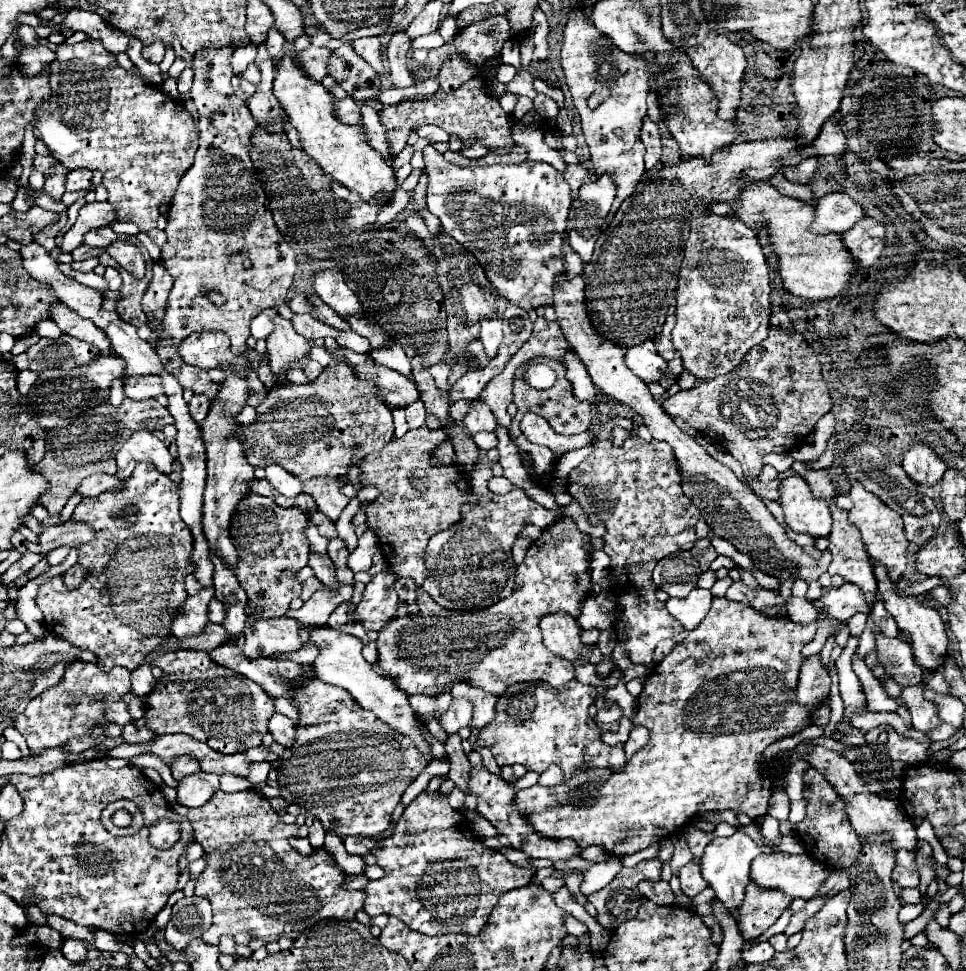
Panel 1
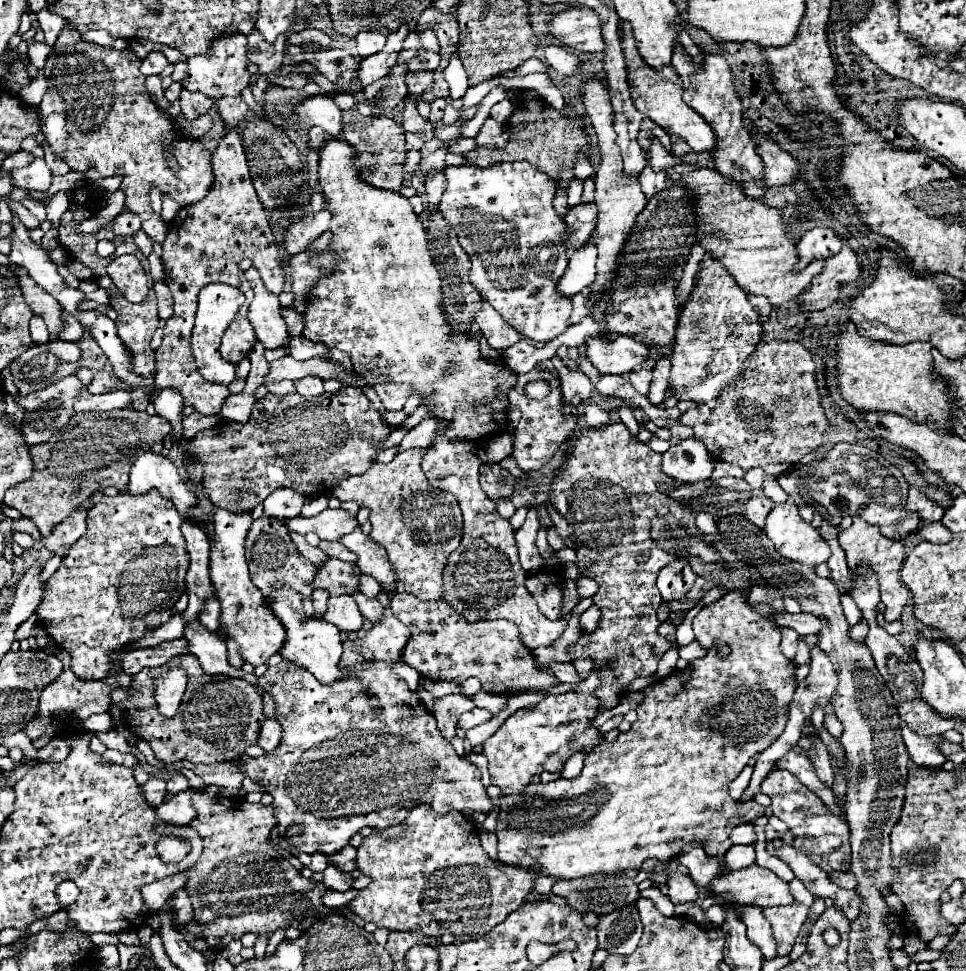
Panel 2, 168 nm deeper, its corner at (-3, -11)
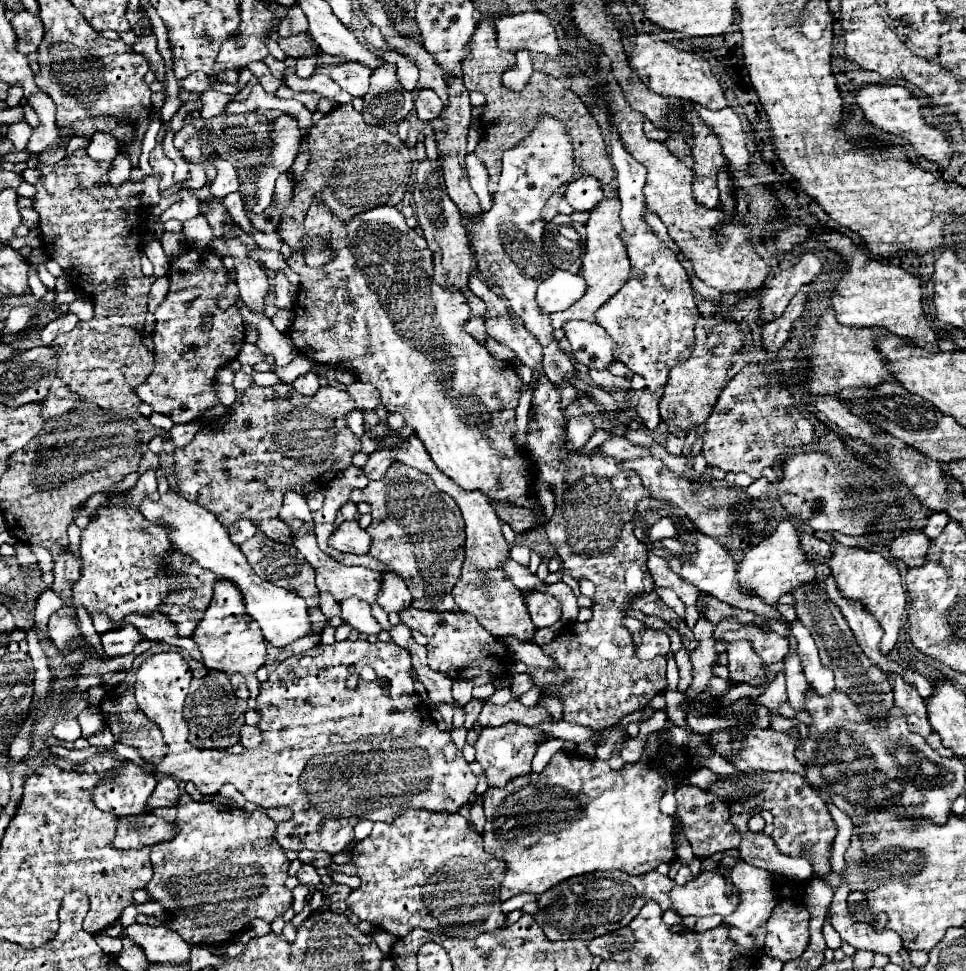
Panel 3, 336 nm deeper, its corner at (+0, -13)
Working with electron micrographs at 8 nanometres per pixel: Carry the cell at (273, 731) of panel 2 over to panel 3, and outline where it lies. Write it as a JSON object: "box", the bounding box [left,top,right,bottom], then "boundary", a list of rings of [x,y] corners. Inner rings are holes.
{"box":[240,725,262,749],"boundary":[[[244,725],[244,727],[240,729],[240,743],[242,743],[246,749],[258,747],[260,741],[262,741],[262,731],[260,731],[258,727],[248,727],[248,725]]]}

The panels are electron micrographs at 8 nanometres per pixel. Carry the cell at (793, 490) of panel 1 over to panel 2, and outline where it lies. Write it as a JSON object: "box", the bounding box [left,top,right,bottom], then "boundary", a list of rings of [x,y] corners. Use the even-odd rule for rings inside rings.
{"box":[763,503,831,567],"boundary":[[[793,503],[777,505],[769,513],[763,531],[785,559],[817,567],[831,557],[827,541],[799,517],[799,509]]]}

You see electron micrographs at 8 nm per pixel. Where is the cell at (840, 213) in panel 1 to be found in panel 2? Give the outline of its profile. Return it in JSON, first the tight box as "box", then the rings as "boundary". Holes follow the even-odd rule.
{"box":[795,225,843,271],"boundary":[[[819,225],[819,227],[807,231],[797,245],[799,261],[795,265],[795,271],[805,269],[815,259],[833,257],[835,253],[839,253],[841,247],[843,247],[843,239],[833,229]]]}

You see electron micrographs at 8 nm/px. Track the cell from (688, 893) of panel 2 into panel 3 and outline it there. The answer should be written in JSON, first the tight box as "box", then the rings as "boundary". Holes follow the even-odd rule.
{"box":[534,871,674,939],"boundary":[[[598,871],[588,873],[580,877],[566,879],[558,883],[556,887],[550,887],[546,893],[540,895],[538,907],[540,911],[534,915],[534,919],[544,927],[544,933],[548,939],[586,939],[610,933],[618,927],[624,927],[630,923],[632,917],[628,913],[638,913],[646,899],[654,899],[664,911],[672,907],[670,889],[674,887],[674,881],[666,875],[658,875],[656,871],[640,875],[640,877],[628,877],[622,871]]]}

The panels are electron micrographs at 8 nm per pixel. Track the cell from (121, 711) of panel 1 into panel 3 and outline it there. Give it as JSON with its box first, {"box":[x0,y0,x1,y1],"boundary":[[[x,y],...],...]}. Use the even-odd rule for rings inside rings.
{"box":[52,717,80,743],"boundary":[[[74,717],[62,719],[62,721],[54,727],[52,733],[54,733],[56,739],[62,739],[62,741],[66,741],[66,743],[76,741],[76,739],[80,737],[80,725],[78,725],[78,719],[74,719]]]}

